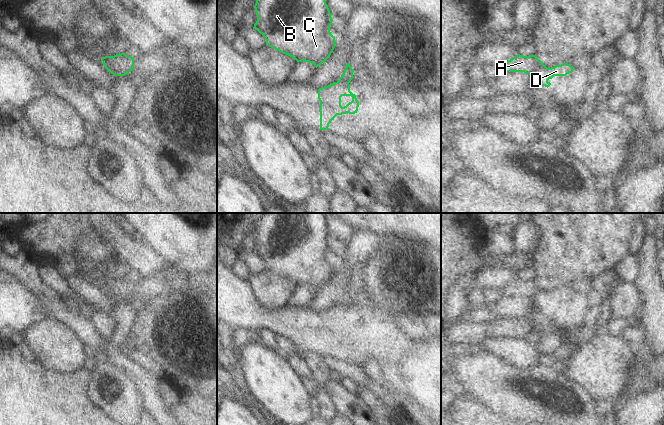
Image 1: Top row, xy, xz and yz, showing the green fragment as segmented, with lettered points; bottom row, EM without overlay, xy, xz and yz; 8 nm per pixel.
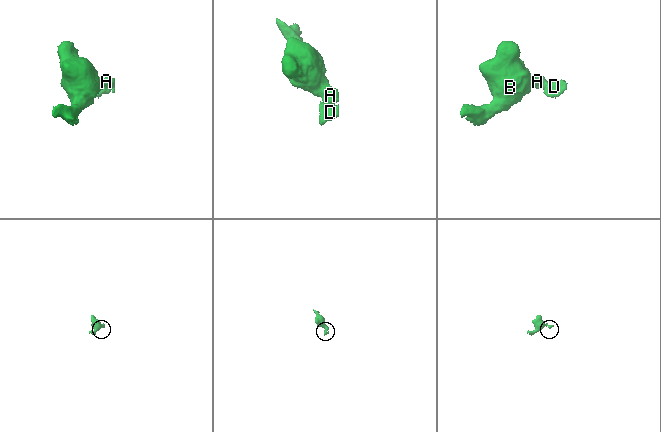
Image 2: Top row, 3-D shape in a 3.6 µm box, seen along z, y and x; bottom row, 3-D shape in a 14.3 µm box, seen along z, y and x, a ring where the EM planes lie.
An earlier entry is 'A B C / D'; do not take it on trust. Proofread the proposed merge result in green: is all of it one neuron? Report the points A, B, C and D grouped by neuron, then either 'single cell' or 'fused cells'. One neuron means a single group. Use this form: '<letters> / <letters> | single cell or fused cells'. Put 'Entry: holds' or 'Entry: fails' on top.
Entry: holds
A B C / D | fused cells

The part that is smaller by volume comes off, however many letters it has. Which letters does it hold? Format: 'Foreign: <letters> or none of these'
Foreign: D

